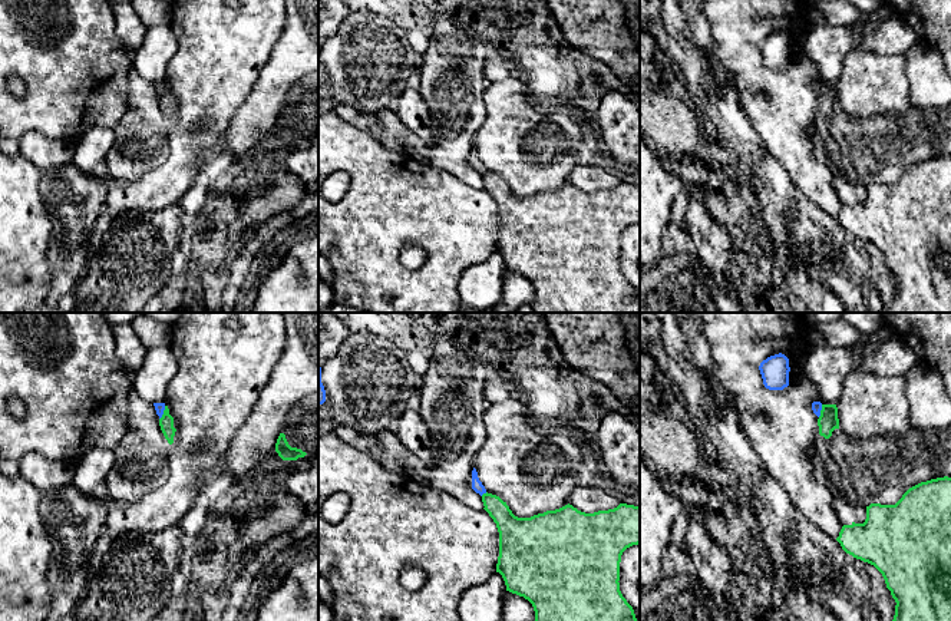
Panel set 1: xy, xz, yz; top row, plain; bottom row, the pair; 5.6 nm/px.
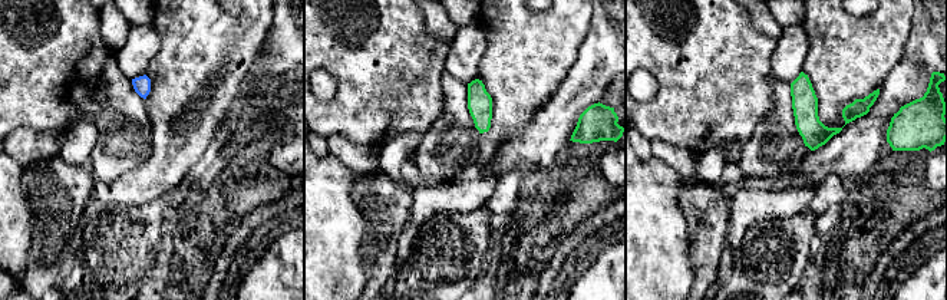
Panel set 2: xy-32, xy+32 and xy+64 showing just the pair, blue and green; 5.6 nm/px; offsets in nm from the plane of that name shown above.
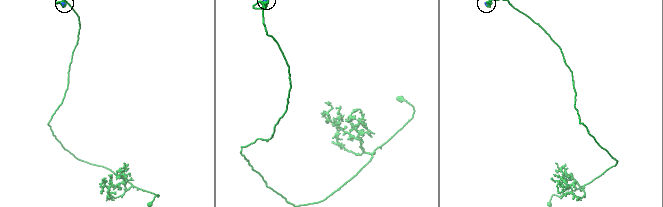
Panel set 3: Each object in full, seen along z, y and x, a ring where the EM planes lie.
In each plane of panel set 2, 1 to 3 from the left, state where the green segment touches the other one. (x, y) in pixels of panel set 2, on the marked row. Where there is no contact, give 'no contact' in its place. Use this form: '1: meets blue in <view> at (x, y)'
1: no contact
2: no contact
3: no contact

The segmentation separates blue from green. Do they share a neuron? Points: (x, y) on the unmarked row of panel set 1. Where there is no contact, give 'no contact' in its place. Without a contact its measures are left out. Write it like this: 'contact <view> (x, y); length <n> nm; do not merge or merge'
contact xz (484, 171); length 40 nm; do not merge

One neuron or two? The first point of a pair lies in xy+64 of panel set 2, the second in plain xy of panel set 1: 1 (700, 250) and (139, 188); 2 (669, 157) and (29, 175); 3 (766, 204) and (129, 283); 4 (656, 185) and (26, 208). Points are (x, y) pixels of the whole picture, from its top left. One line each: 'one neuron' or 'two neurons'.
1: two neurons
2: two neurons
3: two neurons
4: one neuron

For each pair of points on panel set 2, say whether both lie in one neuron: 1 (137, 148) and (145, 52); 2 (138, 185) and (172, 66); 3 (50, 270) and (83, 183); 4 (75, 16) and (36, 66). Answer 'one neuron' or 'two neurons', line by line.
1: two neurons
2: one neuron
3: one neuron
4: one neuron

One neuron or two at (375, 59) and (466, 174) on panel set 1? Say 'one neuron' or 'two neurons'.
one neuron

